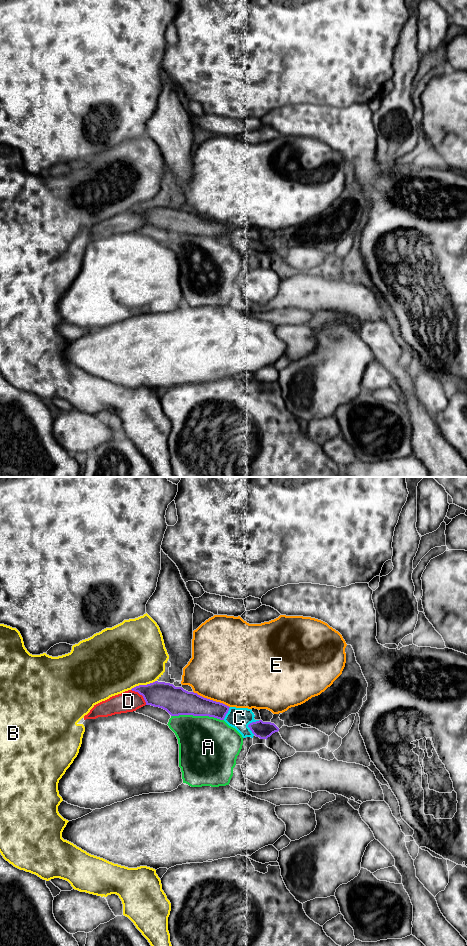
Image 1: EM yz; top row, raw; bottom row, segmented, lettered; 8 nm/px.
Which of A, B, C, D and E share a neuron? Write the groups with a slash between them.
A D / B / C / E

